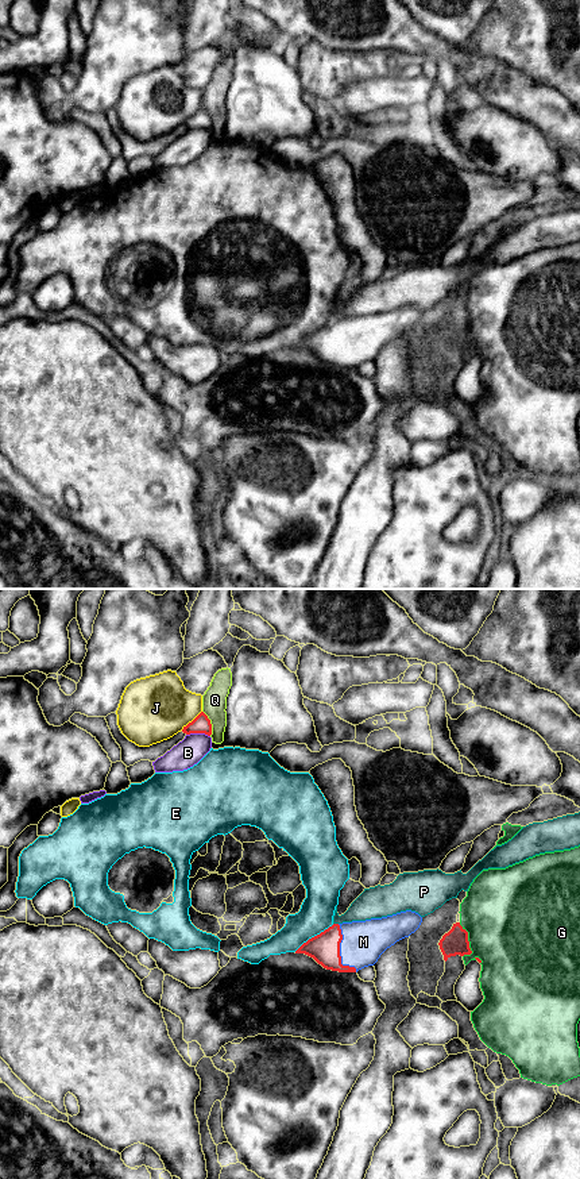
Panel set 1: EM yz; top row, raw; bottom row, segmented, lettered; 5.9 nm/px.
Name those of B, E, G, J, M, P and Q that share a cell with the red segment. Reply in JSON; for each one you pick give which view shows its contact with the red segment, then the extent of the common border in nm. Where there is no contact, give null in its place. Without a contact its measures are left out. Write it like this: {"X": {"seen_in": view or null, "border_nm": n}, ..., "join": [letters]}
{"M": {"seen_in": "yz", "border_nm": 300}, "join": ["M"]}

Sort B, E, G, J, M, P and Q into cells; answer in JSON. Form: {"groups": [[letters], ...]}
{"groups": [["B"], ["E"], ["G"], ["J"], ["M"], ["P"], ["Q"]]}

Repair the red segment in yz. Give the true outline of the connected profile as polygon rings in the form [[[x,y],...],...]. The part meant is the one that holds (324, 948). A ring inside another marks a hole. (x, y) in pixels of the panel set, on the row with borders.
[[[406,910],[382,918],[333,924],[295,953],[313,958],[326,970],[357,972],[374,966],[387,948],[414,933],[421,922],[418,913]]]

